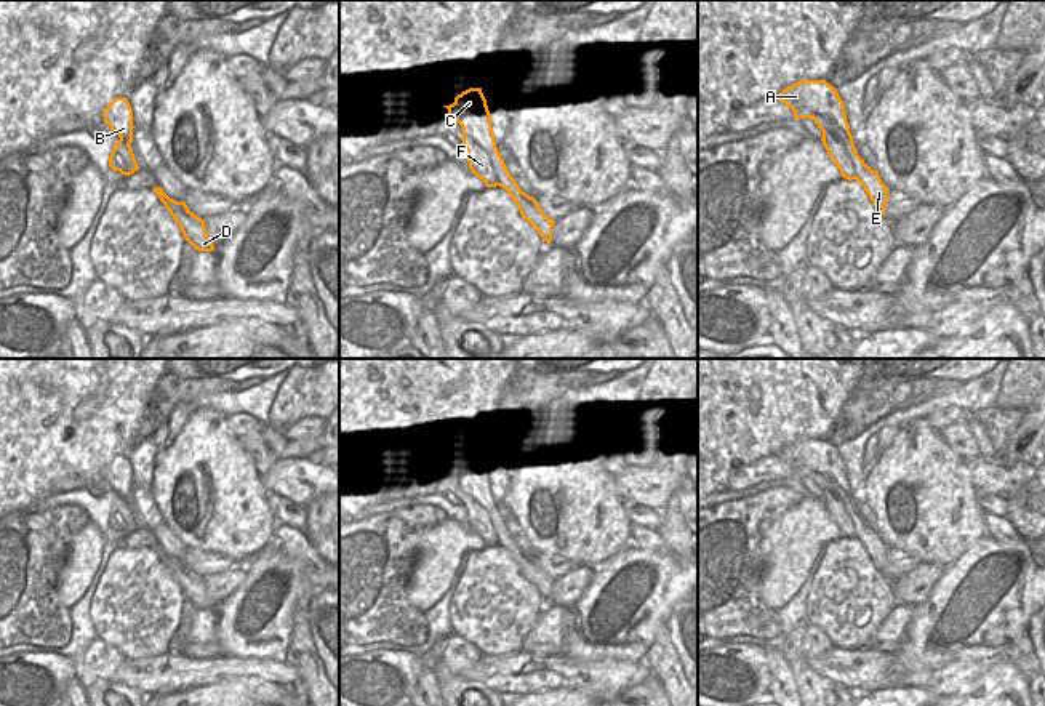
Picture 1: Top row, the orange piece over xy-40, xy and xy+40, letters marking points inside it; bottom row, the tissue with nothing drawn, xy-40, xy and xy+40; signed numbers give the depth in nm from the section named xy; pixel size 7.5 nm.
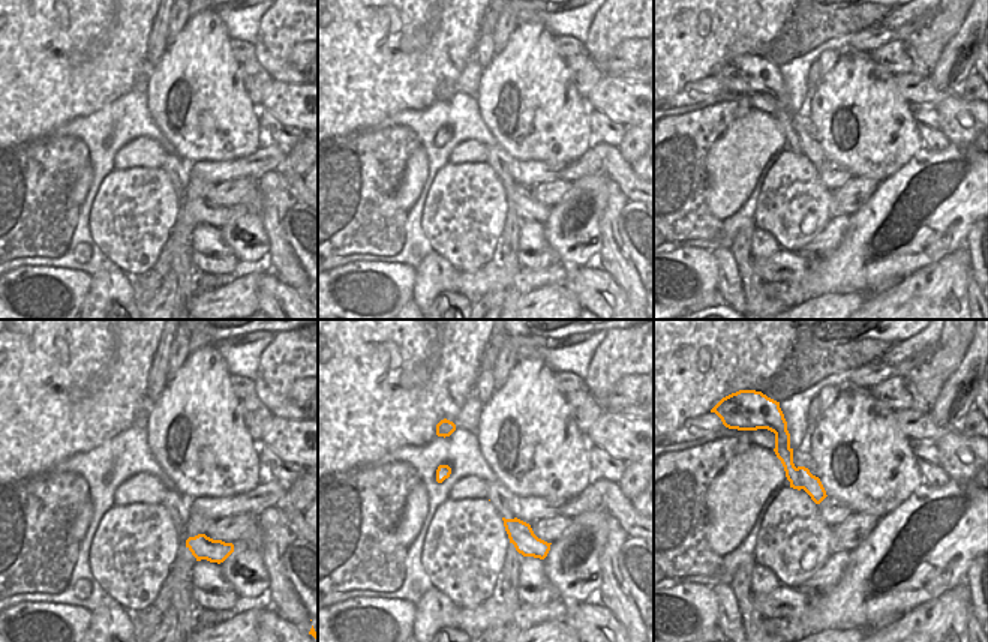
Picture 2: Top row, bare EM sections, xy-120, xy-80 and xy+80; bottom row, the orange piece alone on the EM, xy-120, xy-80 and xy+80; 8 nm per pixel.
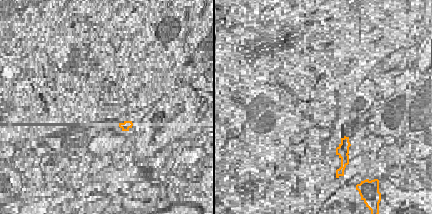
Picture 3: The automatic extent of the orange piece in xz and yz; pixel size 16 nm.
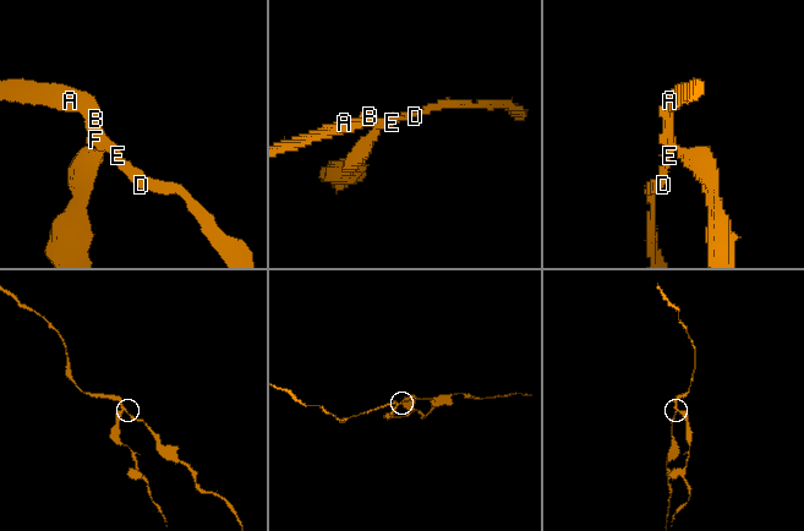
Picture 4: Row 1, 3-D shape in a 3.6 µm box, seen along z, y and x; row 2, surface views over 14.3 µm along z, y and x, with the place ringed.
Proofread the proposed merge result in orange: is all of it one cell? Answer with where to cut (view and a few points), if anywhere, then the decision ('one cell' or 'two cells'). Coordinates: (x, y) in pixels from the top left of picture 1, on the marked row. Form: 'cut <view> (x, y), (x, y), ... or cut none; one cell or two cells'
cut xy+40 (808, 116), (821, 116), (831, 125), (855, 167), (855, 178); two cells

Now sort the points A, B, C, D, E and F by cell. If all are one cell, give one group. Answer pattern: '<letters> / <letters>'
A B C D E / F

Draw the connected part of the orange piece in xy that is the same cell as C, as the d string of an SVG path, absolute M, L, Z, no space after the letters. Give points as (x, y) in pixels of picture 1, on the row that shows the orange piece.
M469 88L458 94L453 104L443 107L448 109L450 117L461 117L467 123L472 136L488 149L494 170L499 176L499 187L509 192L518 207L522 218L538 231L543 240L551 243L555 221L546 216L536 199L527 195L510 176L496 147L494 133L491 128L491 114L482 88Z

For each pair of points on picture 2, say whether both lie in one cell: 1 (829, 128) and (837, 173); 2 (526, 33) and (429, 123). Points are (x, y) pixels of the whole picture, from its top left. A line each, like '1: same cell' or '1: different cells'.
1: different cells
2: different cells

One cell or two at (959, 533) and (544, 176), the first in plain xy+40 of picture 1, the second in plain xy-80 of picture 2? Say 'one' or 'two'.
two

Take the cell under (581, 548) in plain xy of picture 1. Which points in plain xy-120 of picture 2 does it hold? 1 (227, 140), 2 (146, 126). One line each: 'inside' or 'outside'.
1: inside
2: outside

